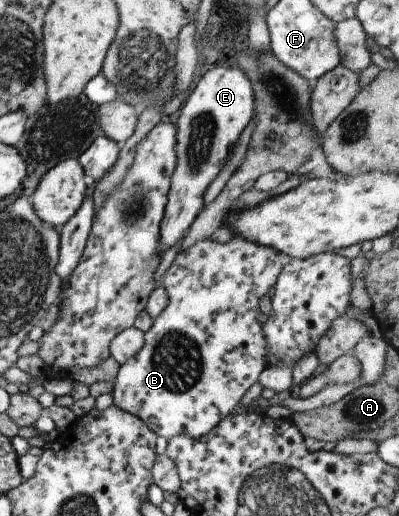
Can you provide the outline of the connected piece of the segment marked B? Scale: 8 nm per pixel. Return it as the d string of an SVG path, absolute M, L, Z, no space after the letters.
M238 235L232 237L227 243L219 243L211 238L200 240L194 246L190 246L188 250L180 251L162 276L161 284L168 293L168 306L158 318L153 319L150 330L145 332L145 343L140 348L140 352L119 366L119 371L113 383L113 391L111 392L113 404L140 418L157 436L164 436L164 438L170 439L176 434L190 434L192 438L202 438L205 434L208 434L215 426L219 425L219 422L225 416L228 416L230 412L234 412L234 409L244 397L246 390L258 381L258 376L269 366L268 360L266 360L268 344L266 344L264 334L262 334L263 324L257 319L260 313L259 302L262 297L271 292L273 286L278 282L282 269L280 254L276 249L248 242Z

